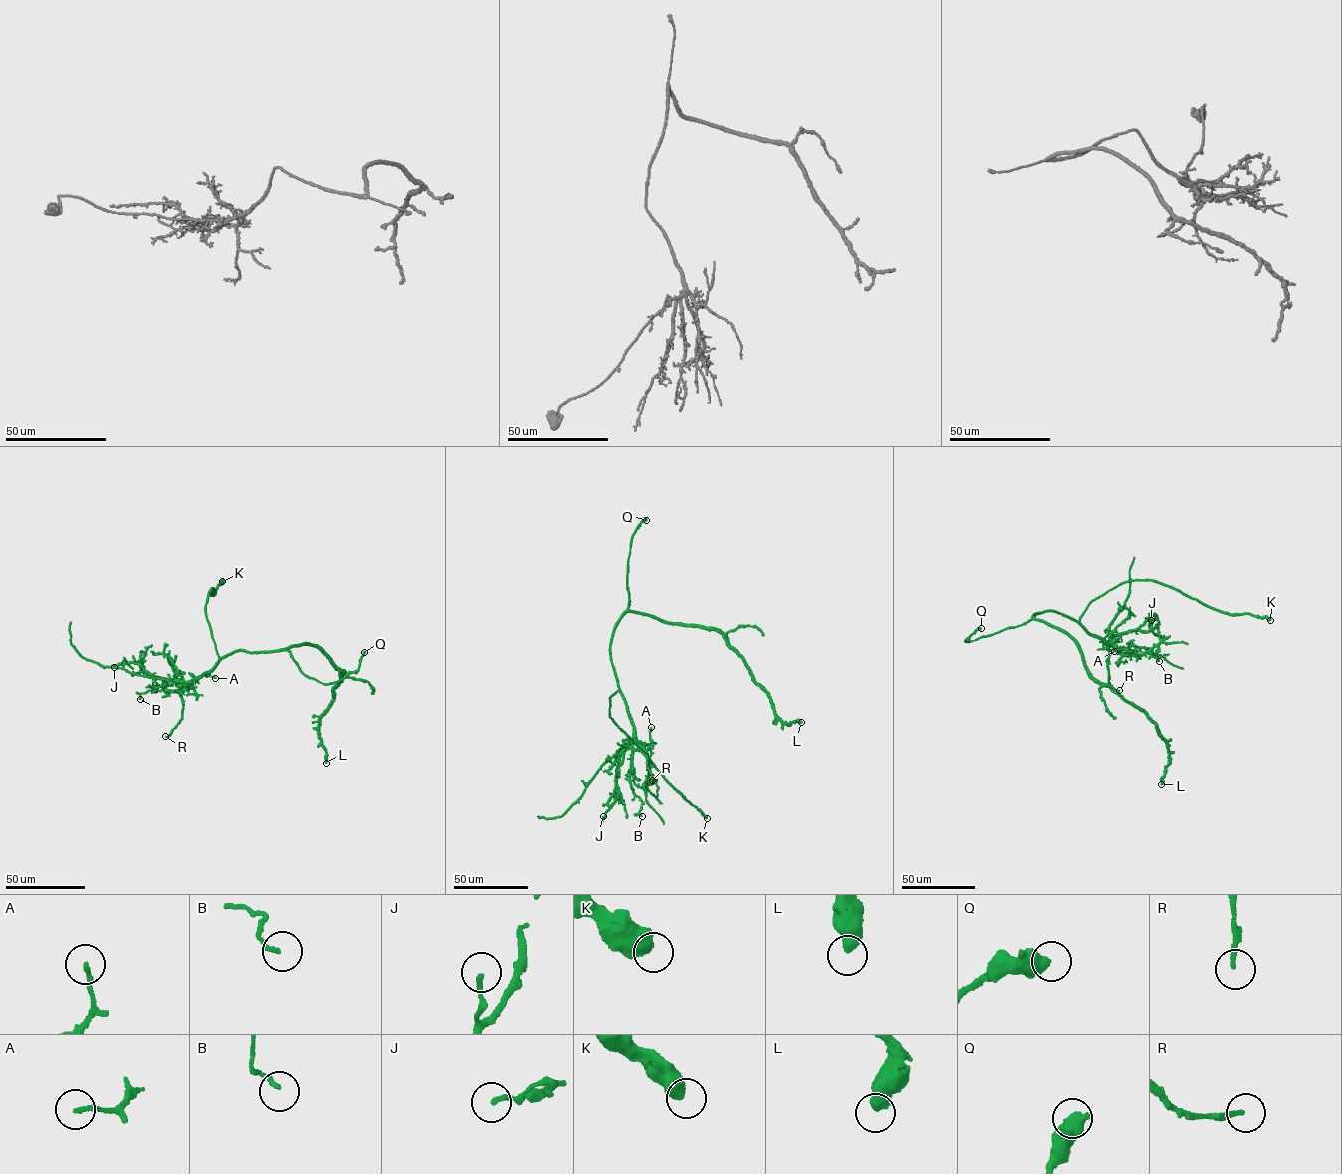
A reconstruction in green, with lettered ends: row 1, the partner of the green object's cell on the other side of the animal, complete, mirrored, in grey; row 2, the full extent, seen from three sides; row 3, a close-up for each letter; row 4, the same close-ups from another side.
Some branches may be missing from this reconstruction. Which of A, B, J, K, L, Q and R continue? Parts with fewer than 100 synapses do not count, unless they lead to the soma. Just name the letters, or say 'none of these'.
none of these

